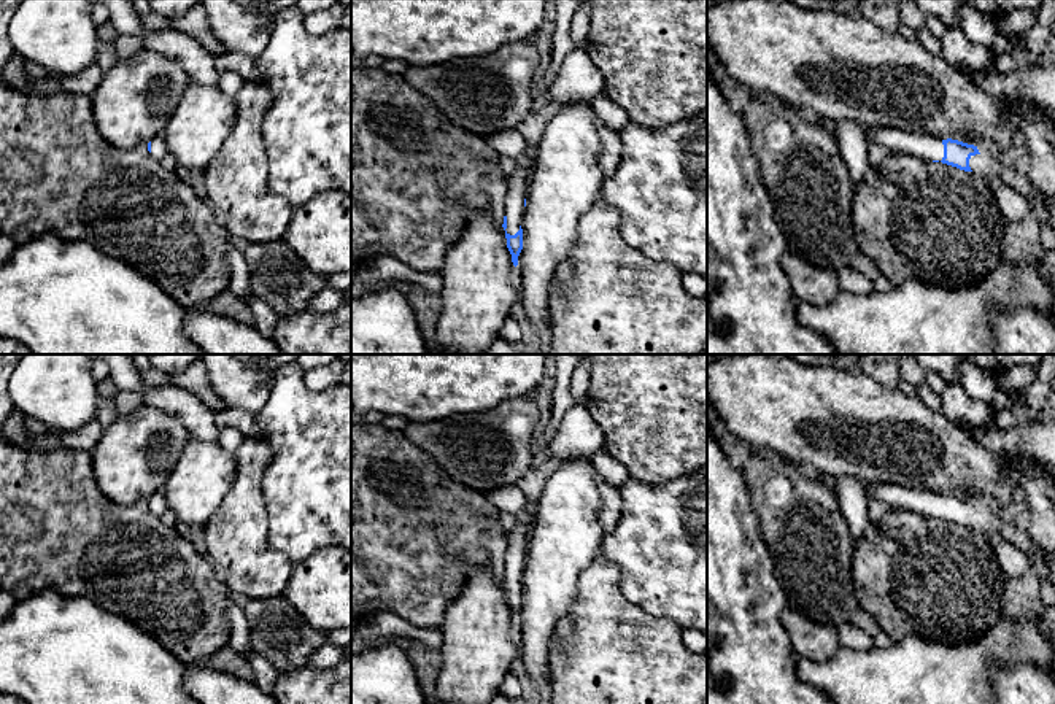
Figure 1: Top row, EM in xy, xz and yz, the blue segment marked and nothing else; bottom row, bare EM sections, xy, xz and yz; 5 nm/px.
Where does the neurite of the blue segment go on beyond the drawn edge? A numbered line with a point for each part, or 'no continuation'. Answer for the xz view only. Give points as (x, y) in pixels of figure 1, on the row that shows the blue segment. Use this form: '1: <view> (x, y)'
1: xz (517, 183)

